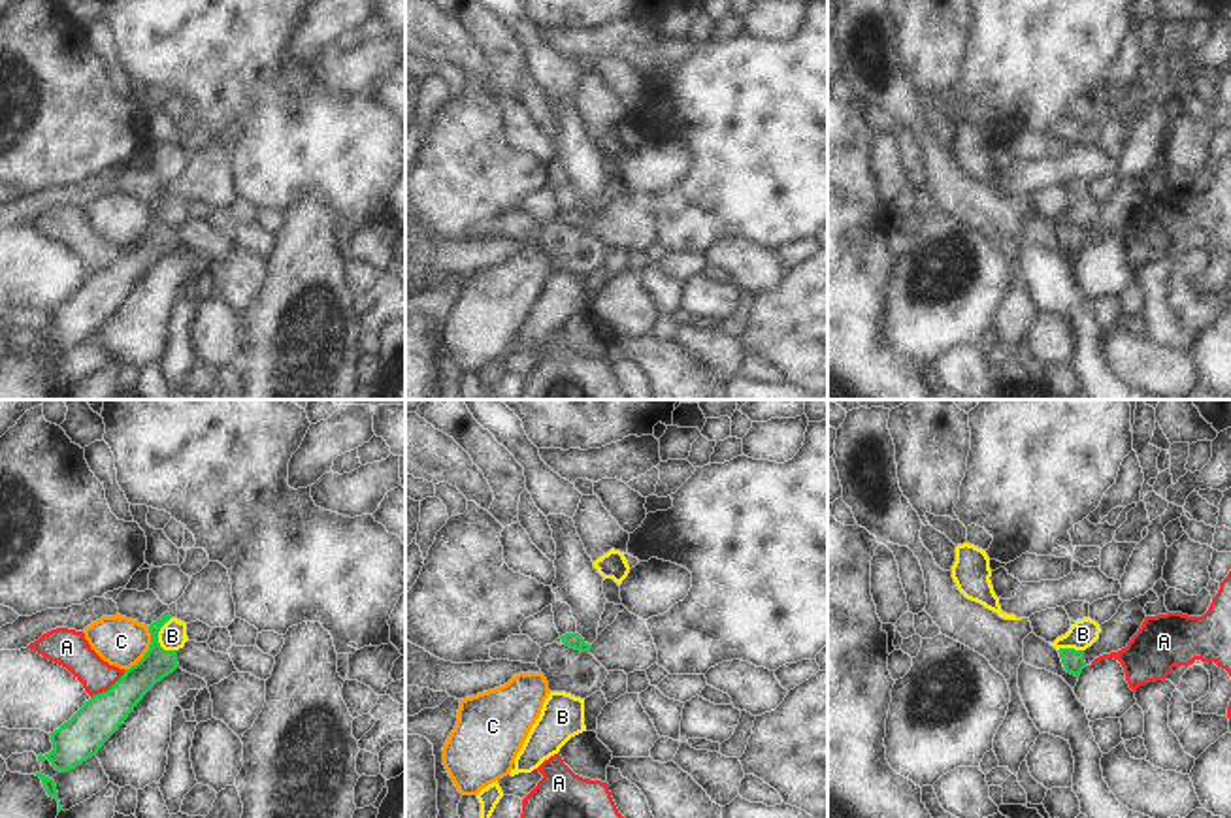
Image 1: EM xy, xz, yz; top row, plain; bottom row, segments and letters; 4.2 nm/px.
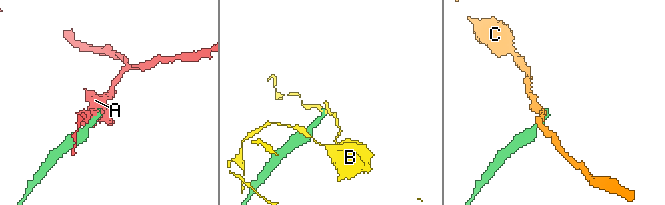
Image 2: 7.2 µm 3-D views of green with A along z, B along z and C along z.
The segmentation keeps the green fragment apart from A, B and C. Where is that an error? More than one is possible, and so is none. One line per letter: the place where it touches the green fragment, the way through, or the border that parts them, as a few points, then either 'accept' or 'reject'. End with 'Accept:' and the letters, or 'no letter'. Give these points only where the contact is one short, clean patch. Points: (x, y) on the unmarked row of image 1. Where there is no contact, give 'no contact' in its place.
A: contact xy (110, 266); reject
B: contact xy (157, 212); border xy (170, 195), (159, 210), (159, 223), (164, 229); reject
C: contact xy (147, 229); border xy (149, 204), (149, 227), (125, 247); reject
Accept: no letter

